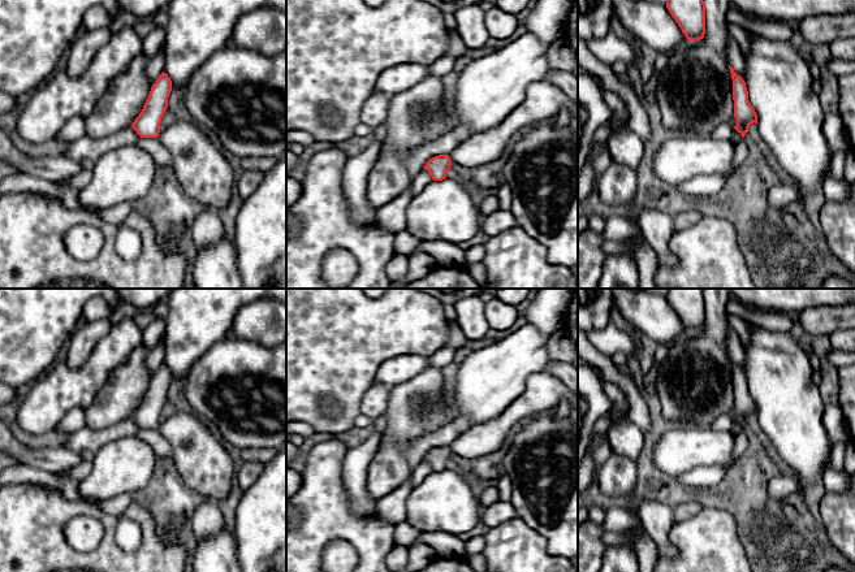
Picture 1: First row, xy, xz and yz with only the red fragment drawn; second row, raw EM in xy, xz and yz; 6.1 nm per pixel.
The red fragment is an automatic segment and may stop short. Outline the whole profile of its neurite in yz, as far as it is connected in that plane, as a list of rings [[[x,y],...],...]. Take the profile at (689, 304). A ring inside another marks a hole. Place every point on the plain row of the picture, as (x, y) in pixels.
[[[668,289],[666,299],[688,332],[705,325],[705,295],[703,289]]]

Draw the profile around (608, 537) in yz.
[[[604,530],[604,533],[601,536],[601,540],[606,546],[610,546],[610,545],[629,545],[627,537],[621,532]]]

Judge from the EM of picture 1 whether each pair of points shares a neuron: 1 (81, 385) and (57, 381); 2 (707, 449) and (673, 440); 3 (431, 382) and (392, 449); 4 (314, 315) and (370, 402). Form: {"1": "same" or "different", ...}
{"1": "same", "2": "same", "3": "same", "4": "different"}

